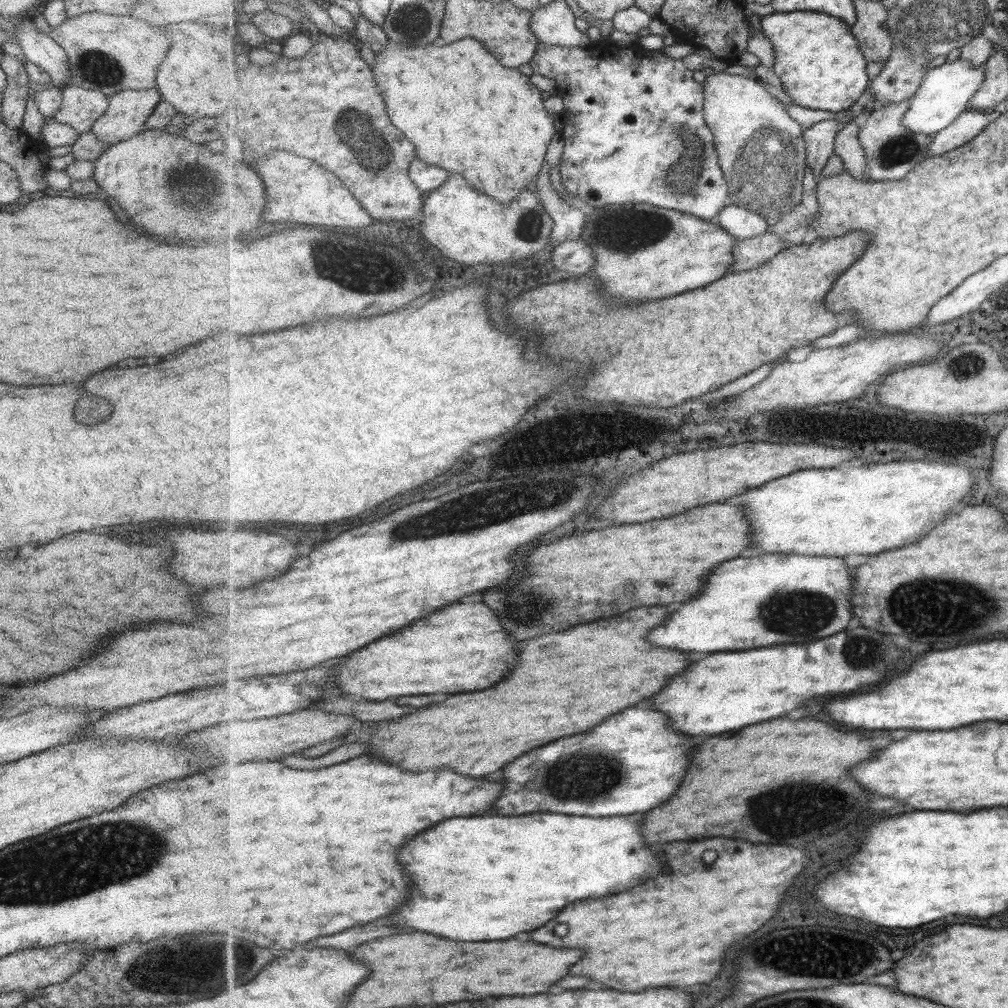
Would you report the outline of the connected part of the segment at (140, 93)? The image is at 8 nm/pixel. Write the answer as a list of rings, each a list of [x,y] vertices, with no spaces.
[[[155,87],[116,92],[108,97],[105,113],[92,124],[90,131],[109,145],[127,140],[142,131],[146,118],[161,100]]]

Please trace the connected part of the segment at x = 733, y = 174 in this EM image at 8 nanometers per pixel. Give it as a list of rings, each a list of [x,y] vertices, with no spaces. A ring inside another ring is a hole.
[[[714,73],[705,80],[705,120],[714,134],[719,153],[719,165],[730,186],[726,206],[737,204],[745,210],[753,210],[777,224],[787,212],[803,209],[801,198],[805,196],[805,172],[809,172],[809,149],[806,148],[803,126],[789,117],[783,102],[765,90],[765,83],[743,75]]]

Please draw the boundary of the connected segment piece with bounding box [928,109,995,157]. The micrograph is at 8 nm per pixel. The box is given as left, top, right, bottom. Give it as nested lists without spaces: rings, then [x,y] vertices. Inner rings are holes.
[[[970,110],[963,112],[944,131],[934,136],[929,145],[929,157],[941,156],[964,144],[970,143],[993,120],[991,111]]]

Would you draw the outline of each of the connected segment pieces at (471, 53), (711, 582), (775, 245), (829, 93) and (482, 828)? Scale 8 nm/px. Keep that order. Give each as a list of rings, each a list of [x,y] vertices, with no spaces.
[[[464,38],[453,44],[435,42],[429,46],[413,46],[413,44],[407,42],[398,44],[390,40],[388,46],[384,47],[386,49],[377,55],[378,59],[376,65],[373,66],[373,70],[376,72],[380,89],[385,93],[385,96],[389,96],[388,112],[390,117],[393,116],[393,124],[397,128],[401,128],[412,143],[416,145],[417,158],[427,164],[439,166],[439,168],[447,170],[450,174],[462,174],[475,190],[492,196],[499,204],[514,202],[524,191],[524,188],[536,185],[538,176],[546,163],[547,148],[551,146],[551,140],[553,140],[553,136],[557,134],[558,130],[555,130],[555,126],[553,126],[552,114],[545,108],[545,99],[541,97],[542,91],[531,82],[529,76],[521,74],[518,69],[503,66],[501,61],[493,56],[490,50],[476,38]]]
[[[749,548],[745,556],[727,560],[725,564],[713,568],[713,572],[705,576],[705,588],[701,596],[687,602],[681,610],[673,612],[669,620],[665,620],[659,628],[653,630],[653,634],[649,634],[649,642],[663,648],[677,648],[677,650],[681,648],[681,652],[697,652],[697,648],[699,652],[735,652],[749,648],[767,648],[775,644],[809,644],[809,638],[811,642],[815,642],[839,634],[849,626],[853,618],[851,586],[853,586],[853,574],[843,558],[825,558],[825,556],[819,558],[819,556],[797,556],[797,554],[787,558],[785,554],[765,554],[760,550]]]
[[[772,232],[751,239],[737,240],[732,250],[734,261],[730,264],[730,272],[759,268],[773,260],[783,249],[784,240],[779,237],[779,234]]]
[[[795,11],[788,13],[773,12],[770,15],[765,15],[761,19],[761,28],[763,34],[773,43],[775,49],[775,66],[774,71],[777,73],[778,78],[786,91],[788,96],[800,107],[811,108],[815,110],[828,110],[831,113],[838,113],[842,110],[848,111],[858,100],[868,91],[870,84],[873,80],[869,80],[867,76],[867,62],[865,55],[861,52],[860,44],[858,44],[856,36],[851,32],[852,27],[849,26],[844,20],[835,18],[826,12],[813,12],[813,11]]]
[[[533,814],[519,818],[453,818],[443,820],[435,828],[419,834],[413,842],[405,844],[405,848],[399,850],[399,860],[405,872],[415,880],[407,902],[389,916],[393,924],[461,942],[513,938],[519,932],[545,926],[549,920],[559,916],[563,906],[569,902],[625,892],[639,882],[645,882],[645,878],[657,876],[657,872],[669,872],[667,868],[661,868],[657,854],[645,850],[641,822],[629,816],[581,818],[565,814]]]

